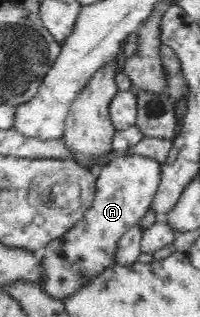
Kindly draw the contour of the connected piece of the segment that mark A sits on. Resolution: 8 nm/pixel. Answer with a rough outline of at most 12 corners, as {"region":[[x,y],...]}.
{"region":[[116,156],[84,217],[52,240],[38,286],[74,295],[148,213],[161,164]]}

